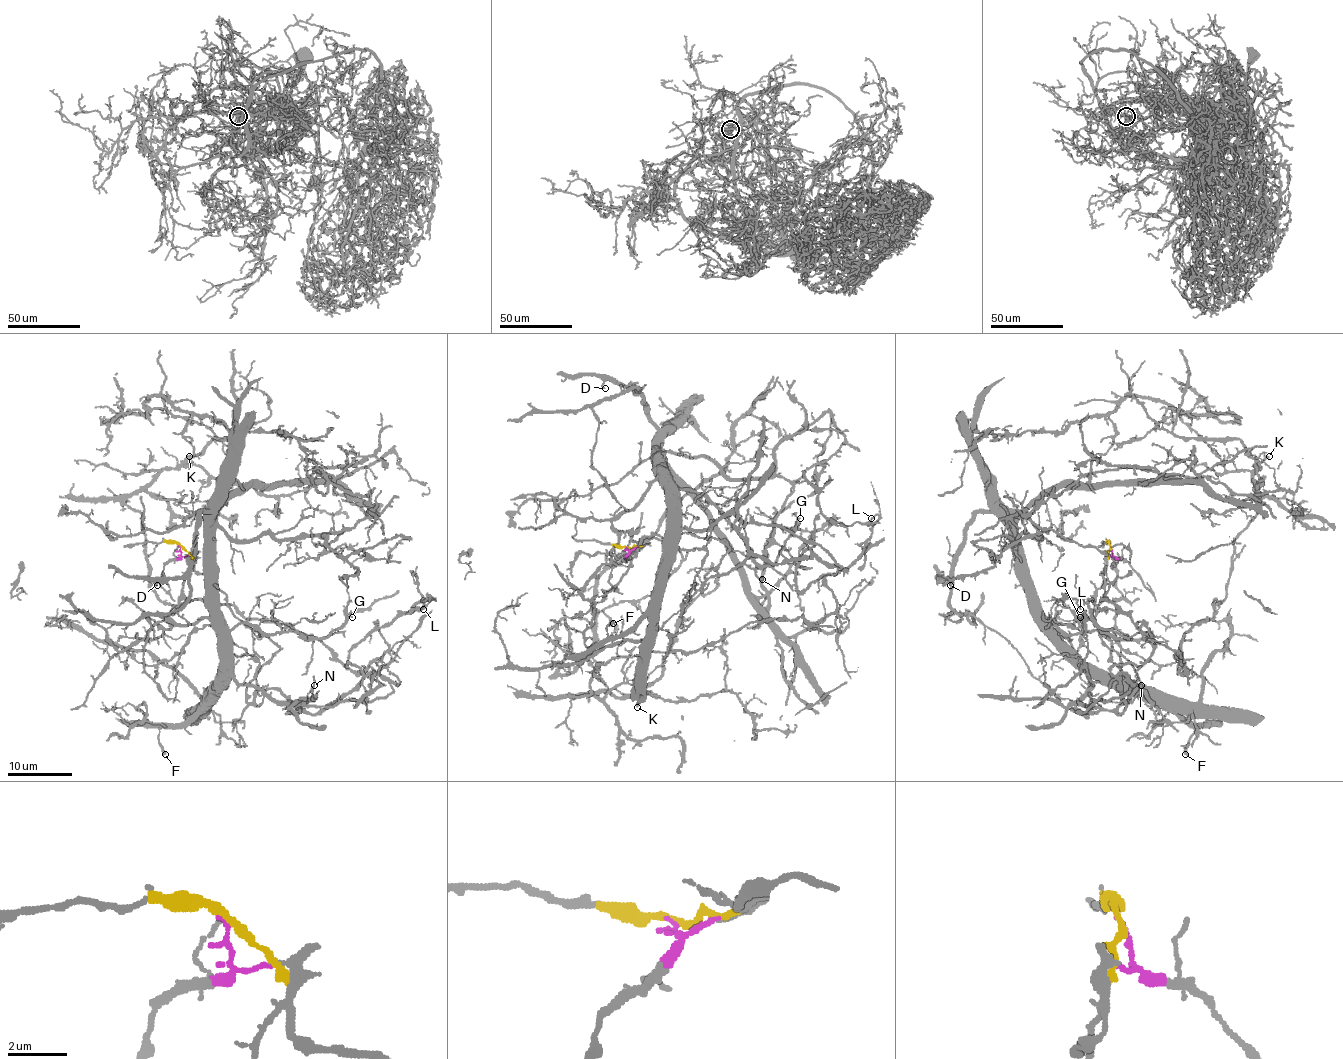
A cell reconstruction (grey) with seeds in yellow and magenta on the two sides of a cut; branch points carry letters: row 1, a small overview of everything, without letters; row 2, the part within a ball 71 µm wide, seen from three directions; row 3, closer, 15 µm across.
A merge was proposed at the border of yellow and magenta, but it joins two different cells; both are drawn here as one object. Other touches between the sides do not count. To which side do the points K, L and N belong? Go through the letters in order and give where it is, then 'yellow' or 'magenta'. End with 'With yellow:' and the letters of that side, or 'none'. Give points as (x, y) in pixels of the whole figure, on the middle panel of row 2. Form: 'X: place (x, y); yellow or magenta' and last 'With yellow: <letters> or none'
K: place (637, 707); yellow
L: place (871, 518); yellow
N: place (762, 579); yellow
With yellow: K, L, N

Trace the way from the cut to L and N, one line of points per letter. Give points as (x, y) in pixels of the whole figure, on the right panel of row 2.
L: (1109, 546), (1095, 617), (1140, 683), (1121, 714), (1111, 672), (1153, 646), (1125, 614), (1080, 609)
N: (1109, 546), (1100, 574), (1104, 595), (1095, 617), (1100, 638), (1135, 669), (1140, 688), (1127, 701), (1142, 685)

